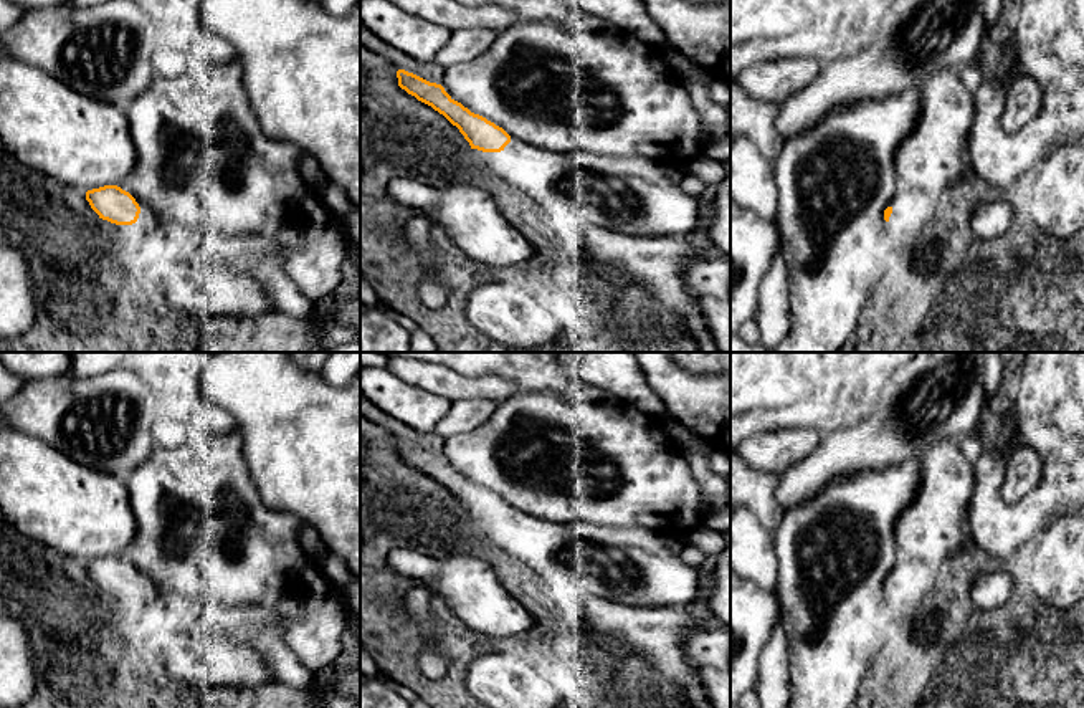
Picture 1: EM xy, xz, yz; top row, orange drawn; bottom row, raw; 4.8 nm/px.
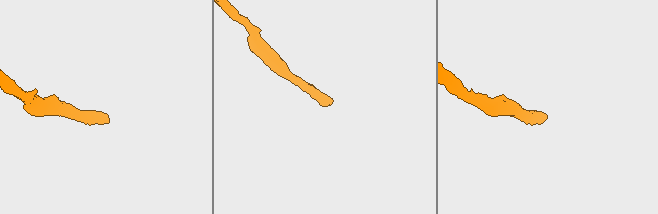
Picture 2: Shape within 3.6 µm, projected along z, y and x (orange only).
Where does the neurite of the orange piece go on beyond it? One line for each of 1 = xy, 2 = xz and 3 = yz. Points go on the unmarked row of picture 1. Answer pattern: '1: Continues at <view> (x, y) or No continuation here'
1: No continuation here
2: No continuation here
3: No continuation here

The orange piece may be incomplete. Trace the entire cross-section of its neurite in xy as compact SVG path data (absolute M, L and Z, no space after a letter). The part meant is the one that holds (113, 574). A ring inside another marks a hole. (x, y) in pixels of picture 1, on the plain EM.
M104 556L88 561L86 571L99 589L116 596L132 596L140 584L136 569L117 556Z

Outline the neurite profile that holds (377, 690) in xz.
M360 642L360 708L410 708Z

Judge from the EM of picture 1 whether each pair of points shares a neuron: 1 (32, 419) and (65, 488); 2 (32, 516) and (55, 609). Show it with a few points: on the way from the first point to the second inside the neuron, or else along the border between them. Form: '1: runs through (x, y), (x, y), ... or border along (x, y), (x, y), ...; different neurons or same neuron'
1: border along (17, 429), (37, 435), (75, 460); different neurons
2: border along (17, 528), (27, 536), (73, 558); different neurons

